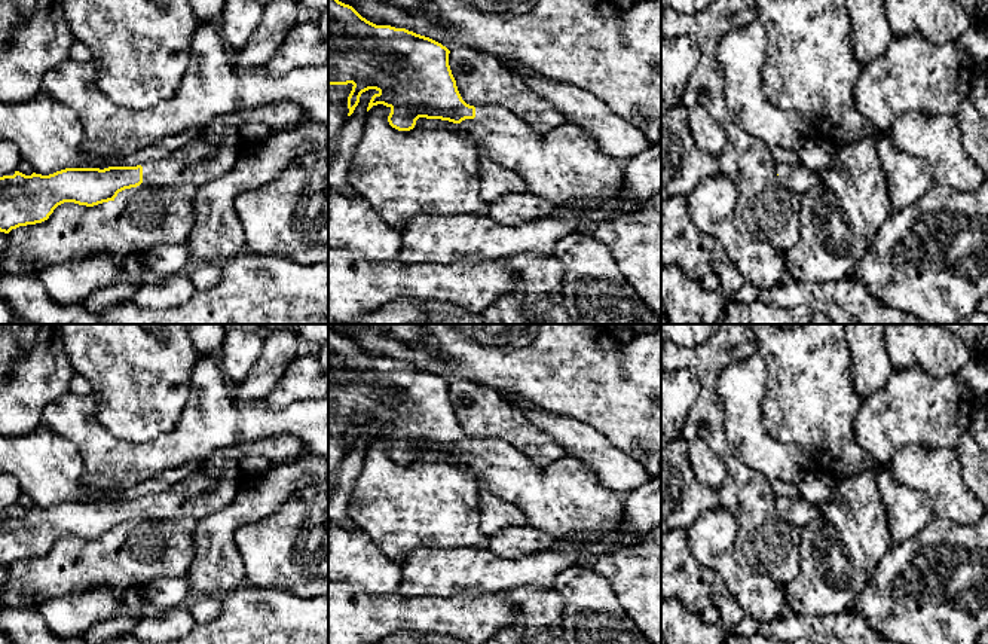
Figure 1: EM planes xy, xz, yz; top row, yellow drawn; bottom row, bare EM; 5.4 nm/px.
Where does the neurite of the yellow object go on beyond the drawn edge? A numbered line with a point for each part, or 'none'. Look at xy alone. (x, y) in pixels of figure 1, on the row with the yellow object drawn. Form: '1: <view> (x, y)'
1: xy (156, 173)

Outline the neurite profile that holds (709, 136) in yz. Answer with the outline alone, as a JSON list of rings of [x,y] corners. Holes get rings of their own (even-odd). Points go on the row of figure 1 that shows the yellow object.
[[[701,106],[686,107],[686,119],[695,146],[718,158],[728,141],[722,125]]]

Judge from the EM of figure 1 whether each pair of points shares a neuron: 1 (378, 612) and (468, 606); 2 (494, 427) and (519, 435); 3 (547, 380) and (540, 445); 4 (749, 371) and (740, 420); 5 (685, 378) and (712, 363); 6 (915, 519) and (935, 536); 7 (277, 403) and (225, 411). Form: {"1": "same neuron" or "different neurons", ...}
{"1": "same neuron", "2": "same neuron", "3": "different neurons", "4": "same neuron", "5": "different neurons", "6": "different neurons", "7": "different neurons"}

